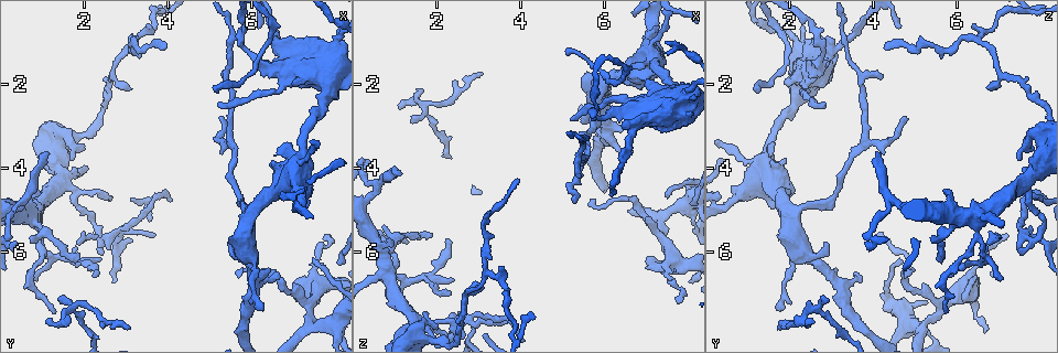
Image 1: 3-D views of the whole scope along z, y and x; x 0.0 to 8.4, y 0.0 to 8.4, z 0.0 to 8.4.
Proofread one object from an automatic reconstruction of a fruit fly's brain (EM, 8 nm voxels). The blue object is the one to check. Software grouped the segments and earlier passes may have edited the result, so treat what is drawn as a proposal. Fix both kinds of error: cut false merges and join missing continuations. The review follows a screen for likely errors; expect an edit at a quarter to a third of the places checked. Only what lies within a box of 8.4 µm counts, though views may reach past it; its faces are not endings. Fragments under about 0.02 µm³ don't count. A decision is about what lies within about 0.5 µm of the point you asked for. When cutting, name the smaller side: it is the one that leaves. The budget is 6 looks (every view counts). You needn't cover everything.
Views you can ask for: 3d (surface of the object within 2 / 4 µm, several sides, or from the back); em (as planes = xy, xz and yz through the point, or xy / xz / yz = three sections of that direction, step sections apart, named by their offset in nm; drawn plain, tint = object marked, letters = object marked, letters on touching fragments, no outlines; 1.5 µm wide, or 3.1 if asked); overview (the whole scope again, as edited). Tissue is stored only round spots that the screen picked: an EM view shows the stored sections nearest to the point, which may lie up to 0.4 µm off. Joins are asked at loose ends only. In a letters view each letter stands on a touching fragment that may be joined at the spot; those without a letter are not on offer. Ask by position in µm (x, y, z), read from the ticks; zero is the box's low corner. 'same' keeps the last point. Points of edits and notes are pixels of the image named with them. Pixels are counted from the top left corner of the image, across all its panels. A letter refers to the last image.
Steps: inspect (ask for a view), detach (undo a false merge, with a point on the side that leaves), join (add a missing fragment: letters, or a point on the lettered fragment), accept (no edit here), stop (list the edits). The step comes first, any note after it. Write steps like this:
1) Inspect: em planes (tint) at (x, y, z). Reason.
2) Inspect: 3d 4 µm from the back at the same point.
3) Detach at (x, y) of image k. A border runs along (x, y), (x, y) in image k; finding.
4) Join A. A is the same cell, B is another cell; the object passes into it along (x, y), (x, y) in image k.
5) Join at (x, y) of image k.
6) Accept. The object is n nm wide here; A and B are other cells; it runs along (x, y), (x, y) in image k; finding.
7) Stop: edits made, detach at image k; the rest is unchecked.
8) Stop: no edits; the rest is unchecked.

Inspect: em planes (letters) at (6.60, 2.10, 2.40). Thick turns thin.

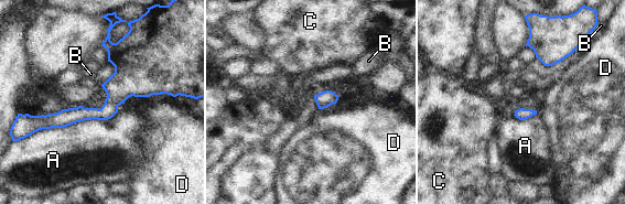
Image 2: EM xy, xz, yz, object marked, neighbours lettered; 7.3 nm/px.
Accept. The object is 90 nm wide here; A, B, C and D are other cells; it runs along (164, 89), (128, 87), (101, 114), (35, 118) in image 2; continuous, no second cell.

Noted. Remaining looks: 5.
Inspect: em planes (tint) at (1.20, 3.70, 4.15). Branch stops here.

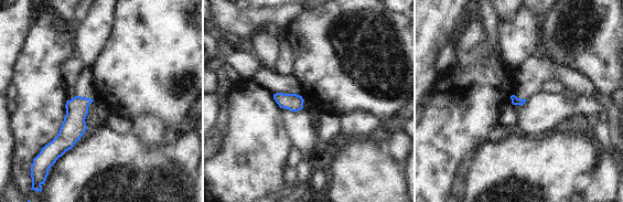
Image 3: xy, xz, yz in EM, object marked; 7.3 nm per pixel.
Inspect: em planes (letters) at the same point. What lies round it.

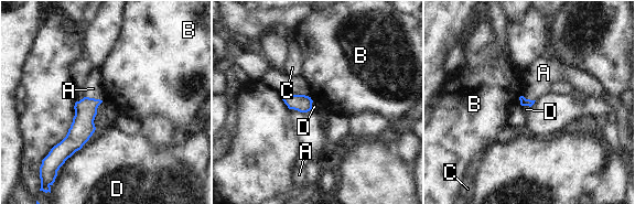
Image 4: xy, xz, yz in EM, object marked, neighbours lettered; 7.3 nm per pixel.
Join A. A is the same cell, B, C and D are other cells; the object passes into it along (83, 127), (94, 98), (93, 88) in image 4; the cell continues.

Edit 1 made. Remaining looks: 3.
Inspect: overview. Redraw.

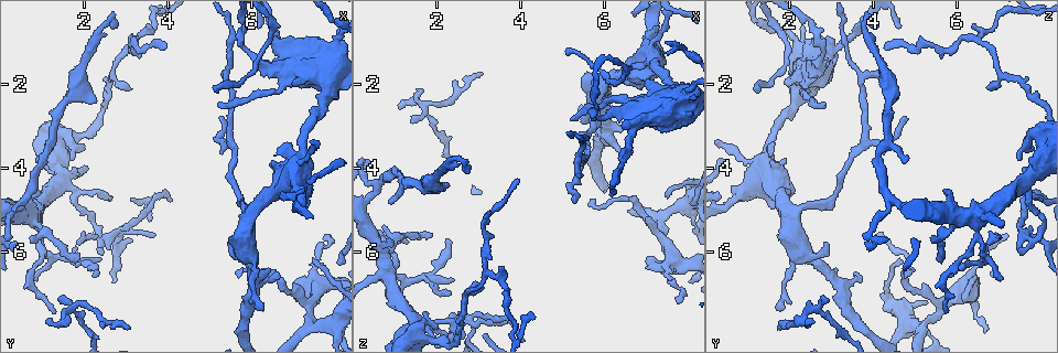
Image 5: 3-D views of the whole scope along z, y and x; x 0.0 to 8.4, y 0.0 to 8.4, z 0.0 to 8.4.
Inspect: em yz step 4 (tint) at (1.65, 7.35, 2.45). Branch point.

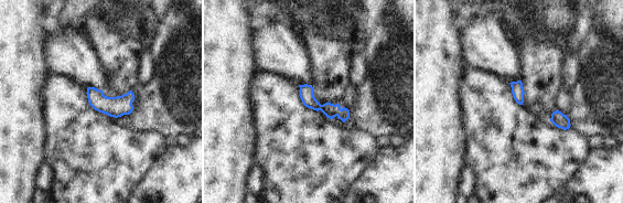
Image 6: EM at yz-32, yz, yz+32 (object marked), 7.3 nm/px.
Inspect: em xz step 4 (letters) at the same point.

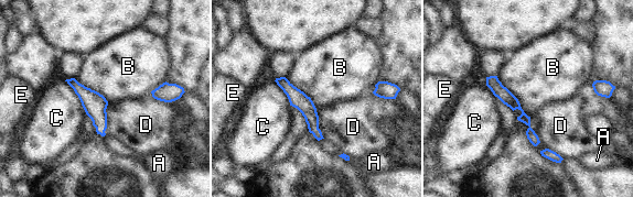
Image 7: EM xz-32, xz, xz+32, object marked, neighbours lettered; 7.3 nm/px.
Accept. The object is 100 nm wide here; A, B, C, D and E are other cells; it runs along (489, 79), (523, 112), (535, 142) in image 7; one cell here.

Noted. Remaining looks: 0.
Stop: edits made, join at image 4; the rest is unchecked.

